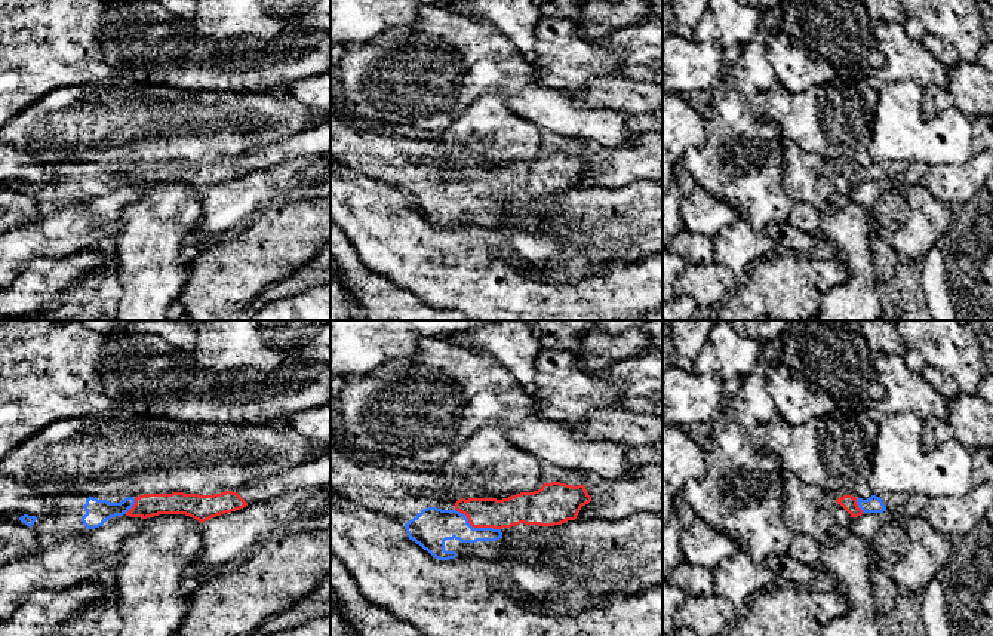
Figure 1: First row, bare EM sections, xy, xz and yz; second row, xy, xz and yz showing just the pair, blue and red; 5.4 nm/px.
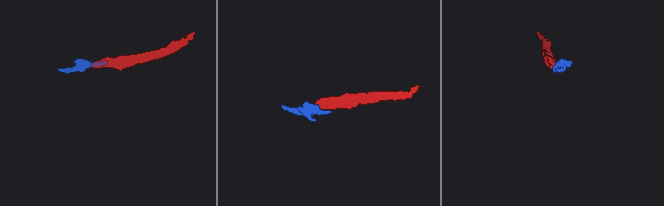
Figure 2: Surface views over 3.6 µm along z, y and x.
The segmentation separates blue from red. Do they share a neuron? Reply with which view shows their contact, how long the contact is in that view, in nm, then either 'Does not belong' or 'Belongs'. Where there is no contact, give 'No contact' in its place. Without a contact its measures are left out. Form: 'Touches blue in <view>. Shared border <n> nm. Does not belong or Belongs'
Touches blue in xz. Shared border 280 nm. Belongs

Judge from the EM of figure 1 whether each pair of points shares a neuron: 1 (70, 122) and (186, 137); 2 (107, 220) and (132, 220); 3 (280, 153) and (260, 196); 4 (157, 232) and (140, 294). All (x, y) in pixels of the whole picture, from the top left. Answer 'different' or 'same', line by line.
1: same
2: different
3: different
4: same

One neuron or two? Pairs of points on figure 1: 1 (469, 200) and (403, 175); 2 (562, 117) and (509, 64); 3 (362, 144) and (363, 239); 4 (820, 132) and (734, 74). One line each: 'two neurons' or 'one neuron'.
1: one neuron
2: one neuron
3: two neurons
4: two neurons

